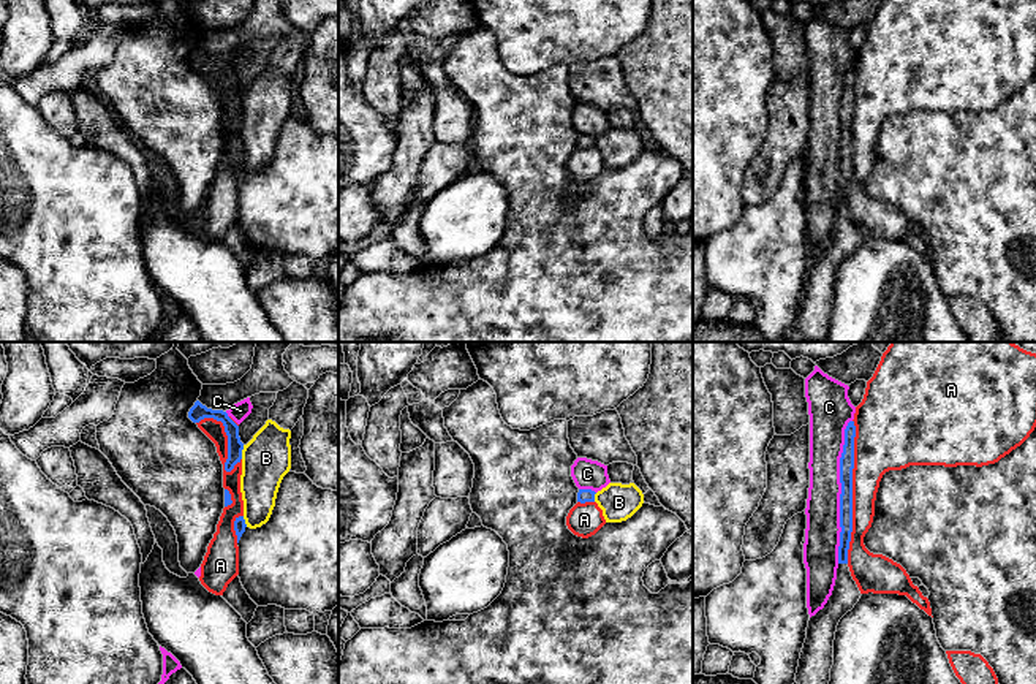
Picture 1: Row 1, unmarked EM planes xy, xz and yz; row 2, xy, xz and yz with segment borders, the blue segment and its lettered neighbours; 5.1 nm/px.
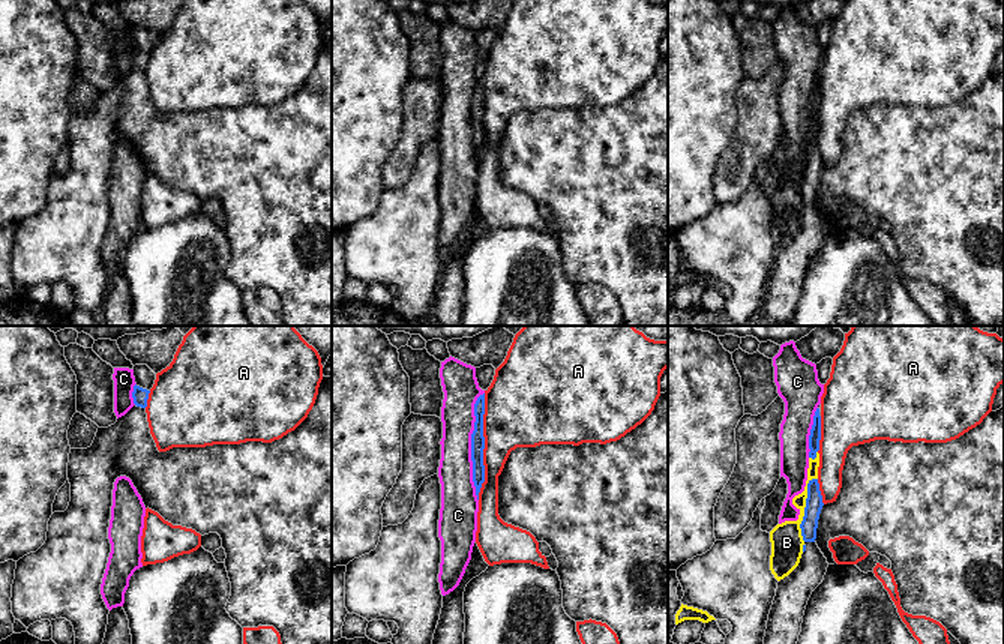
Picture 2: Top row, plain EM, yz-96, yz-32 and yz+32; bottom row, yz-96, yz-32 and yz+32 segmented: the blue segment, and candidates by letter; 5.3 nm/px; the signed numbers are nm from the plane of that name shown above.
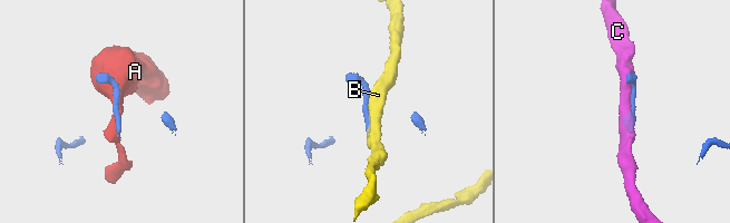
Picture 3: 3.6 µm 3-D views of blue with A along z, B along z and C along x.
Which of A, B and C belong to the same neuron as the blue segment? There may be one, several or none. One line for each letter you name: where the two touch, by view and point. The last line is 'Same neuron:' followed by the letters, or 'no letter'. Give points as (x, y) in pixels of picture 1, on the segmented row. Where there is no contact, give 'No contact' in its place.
Same neuron: no letter

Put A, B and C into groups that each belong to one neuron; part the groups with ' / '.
A / B / C

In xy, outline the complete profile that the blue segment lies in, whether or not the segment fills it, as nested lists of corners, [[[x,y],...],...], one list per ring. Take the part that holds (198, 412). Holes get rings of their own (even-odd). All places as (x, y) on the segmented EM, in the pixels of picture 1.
[[[196,401],[190,408],[188,418],[193,423],[199,423],[204,418],[214,418],[223,423],[225,432],[228,435],[228,459],[225,462],[225,470],[231,472],[234,466],[242,459],[244,443],[239,437],[239,426],[228,416],[226,412],[207,408],[199,401]]]

